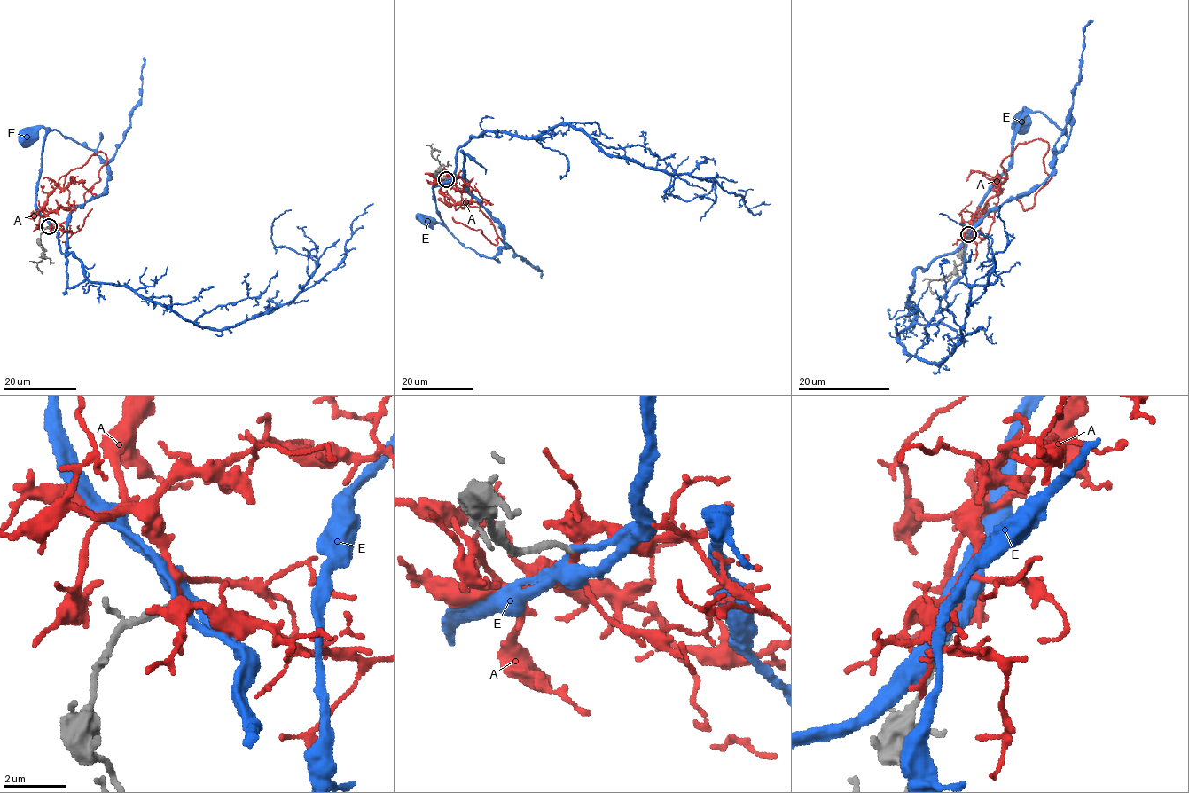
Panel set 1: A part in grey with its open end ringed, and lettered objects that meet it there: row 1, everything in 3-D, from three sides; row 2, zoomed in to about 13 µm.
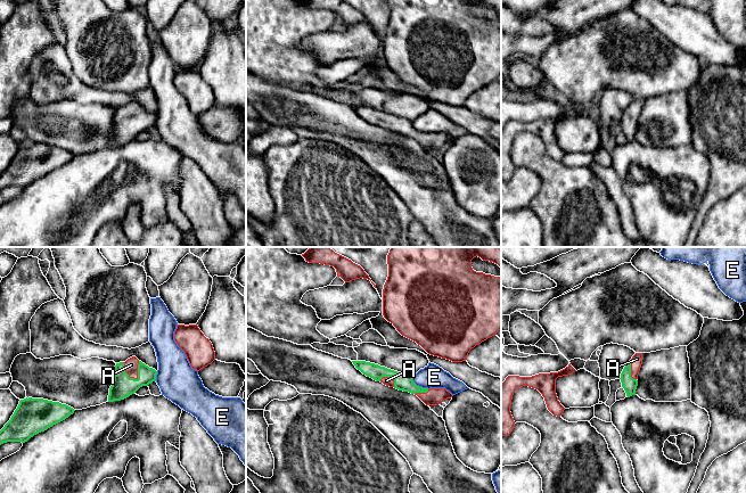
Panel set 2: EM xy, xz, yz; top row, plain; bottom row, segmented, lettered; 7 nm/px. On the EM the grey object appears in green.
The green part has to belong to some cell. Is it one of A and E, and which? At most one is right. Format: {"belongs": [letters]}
{"belongs": ["A"]}

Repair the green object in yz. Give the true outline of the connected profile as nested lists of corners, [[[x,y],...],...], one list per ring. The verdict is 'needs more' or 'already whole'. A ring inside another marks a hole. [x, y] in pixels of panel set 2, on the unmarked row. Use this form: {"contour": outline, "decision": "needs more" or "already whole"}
{"contour": [[[636,98],[632,104],[625,109],[621,118],[621,128],[626,141],[636,140],[638,131],[638,120],[642,109],[642,98]]], "decision": "needs more"}

